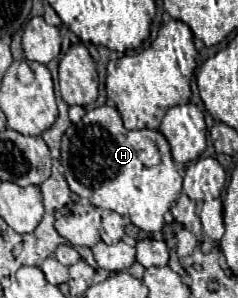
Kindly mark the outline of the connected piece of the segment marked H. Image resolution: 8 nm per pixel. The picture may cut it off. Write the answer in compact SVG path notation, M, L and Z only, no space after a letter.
M98 106L98 110L88 110L78 124L62 136L62 156L60 164L64 166L64 176L72 192L80 198L90 200L92 206L118 212L120 216L130 218L130 222L144 232L158 232L164 226L164 214L178 200L182 192L183 177L178 174L174 160L170 156L170 146L158 130L126 130L122 118L114 106Z

